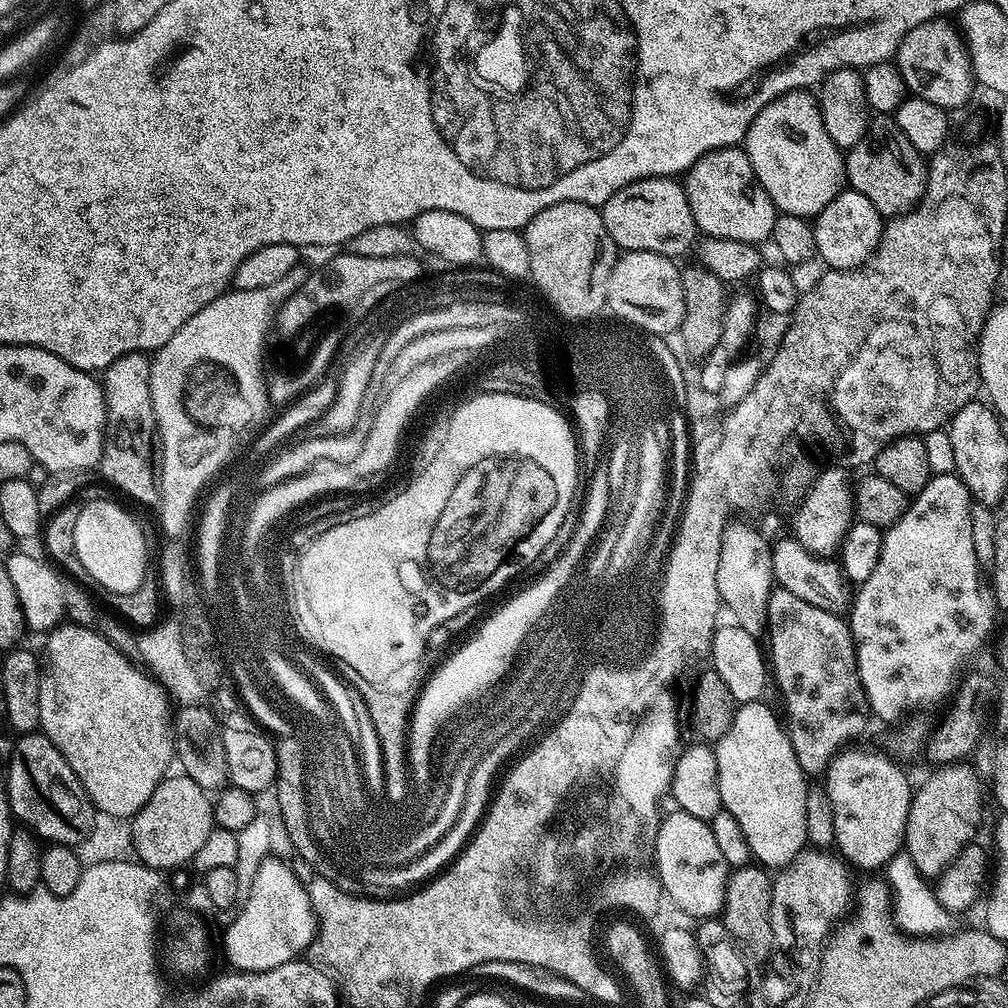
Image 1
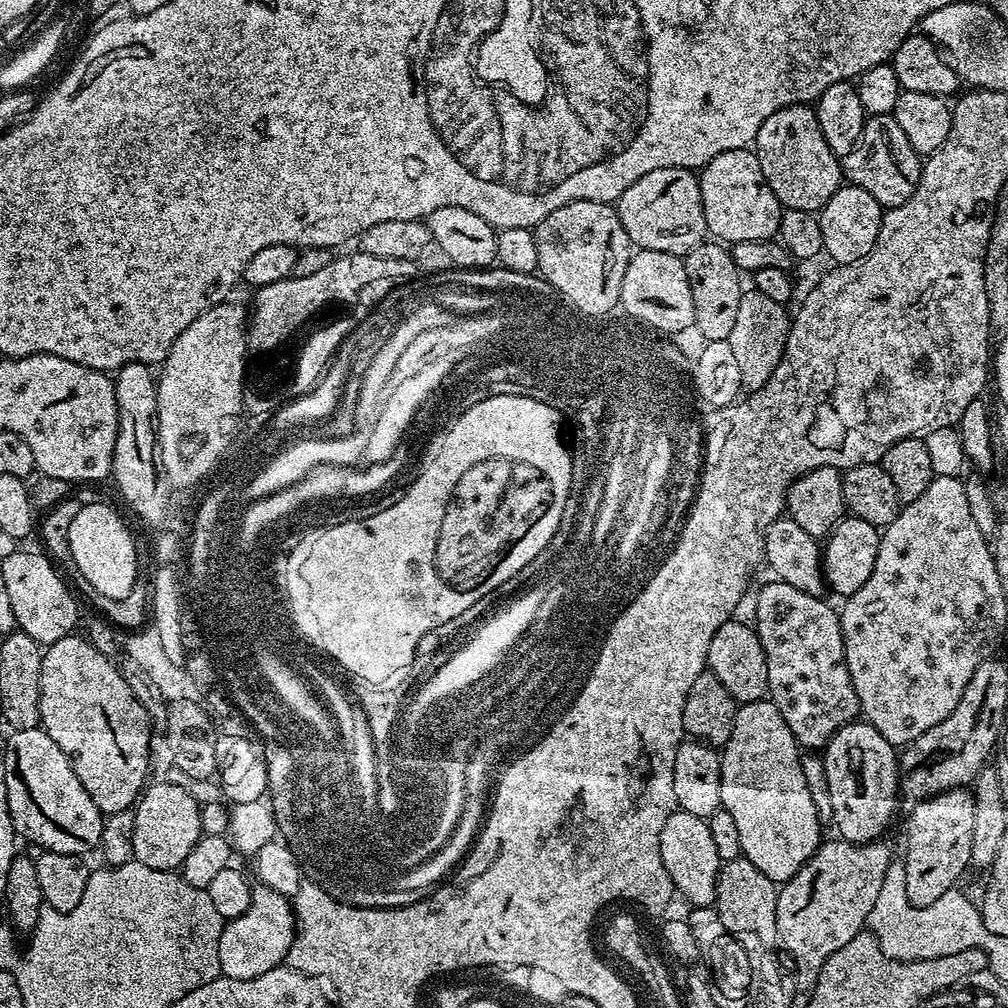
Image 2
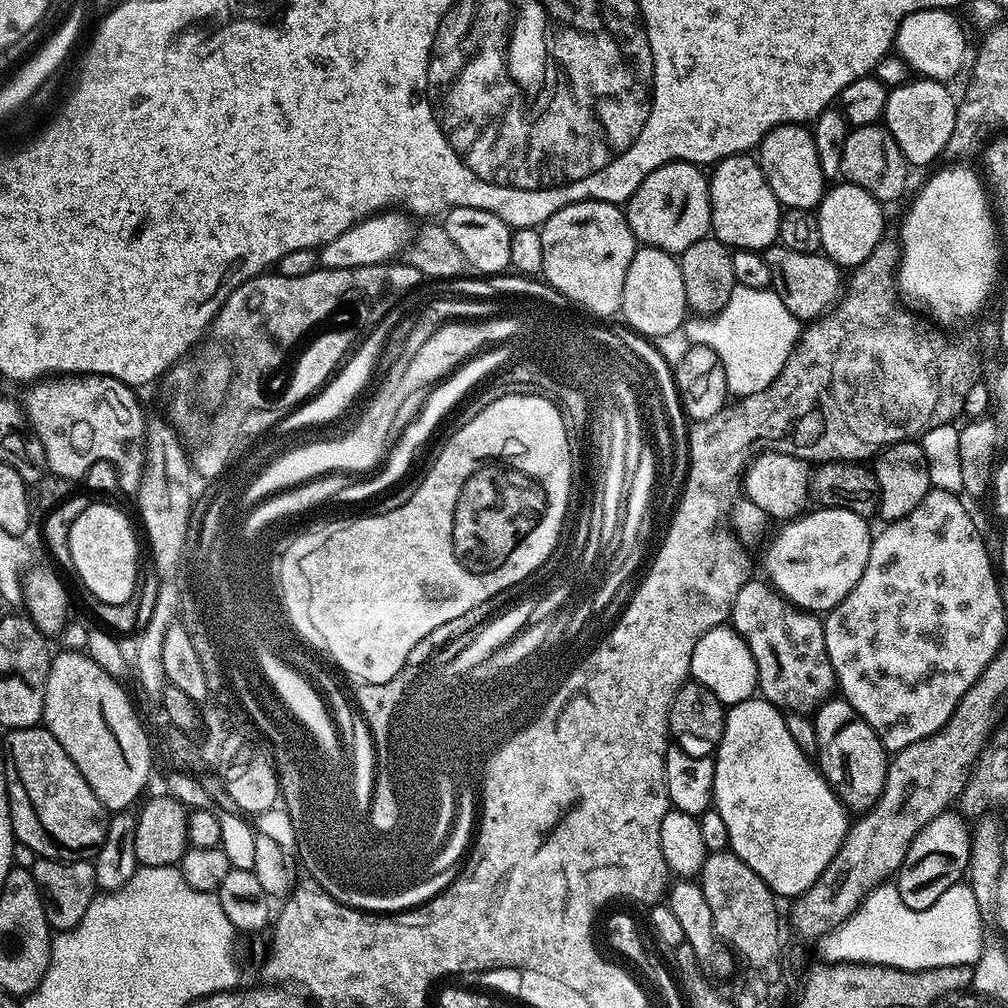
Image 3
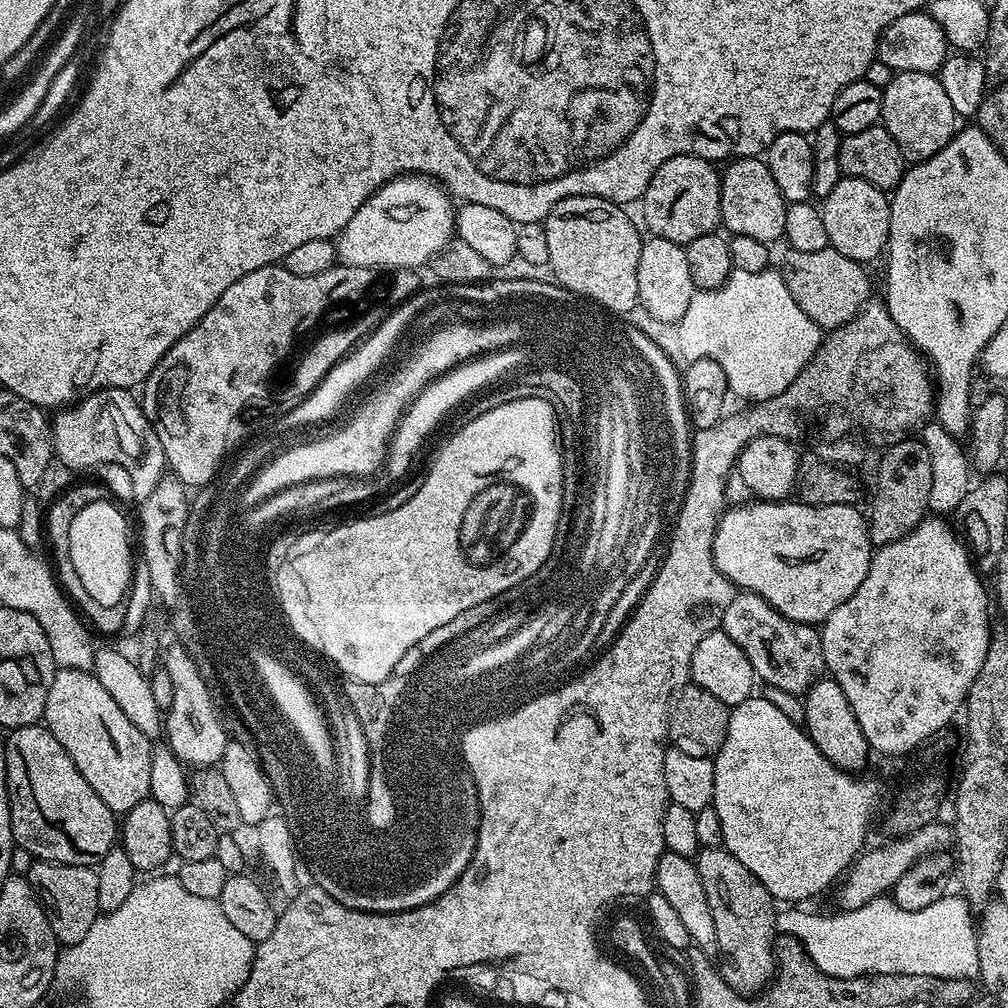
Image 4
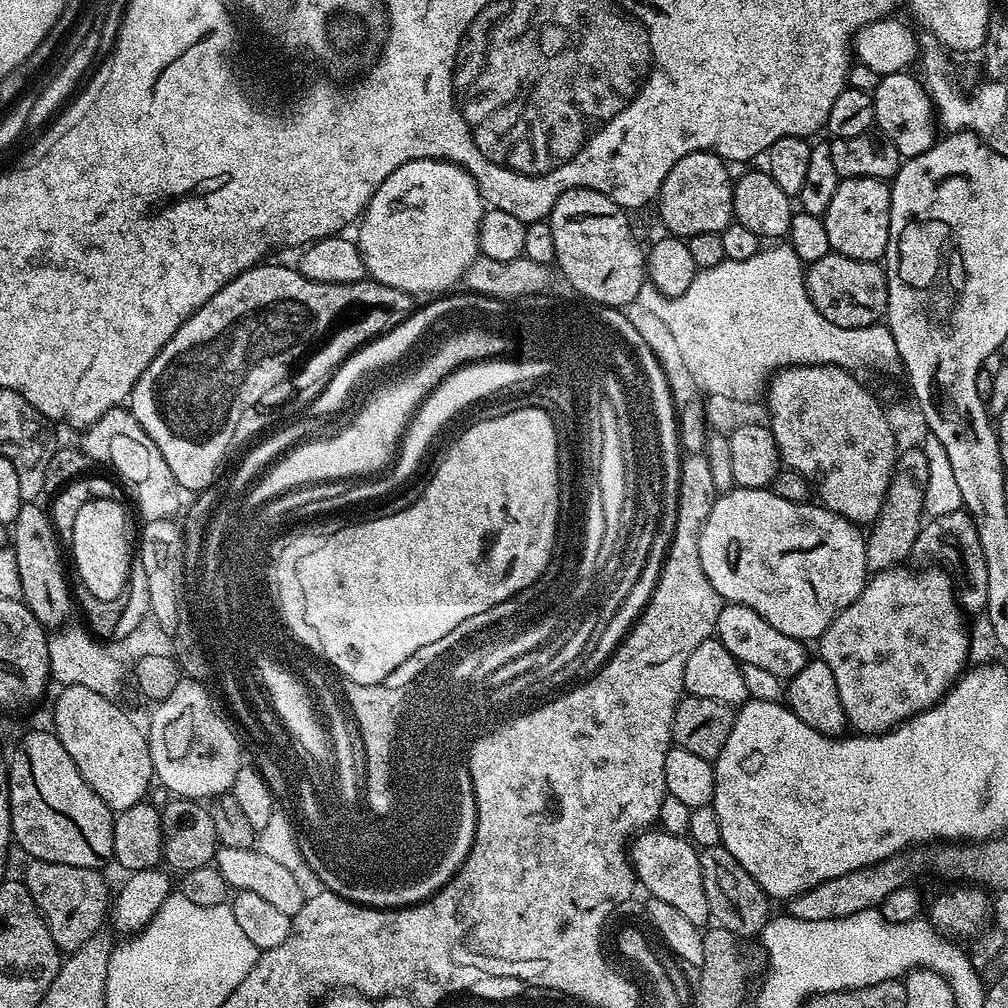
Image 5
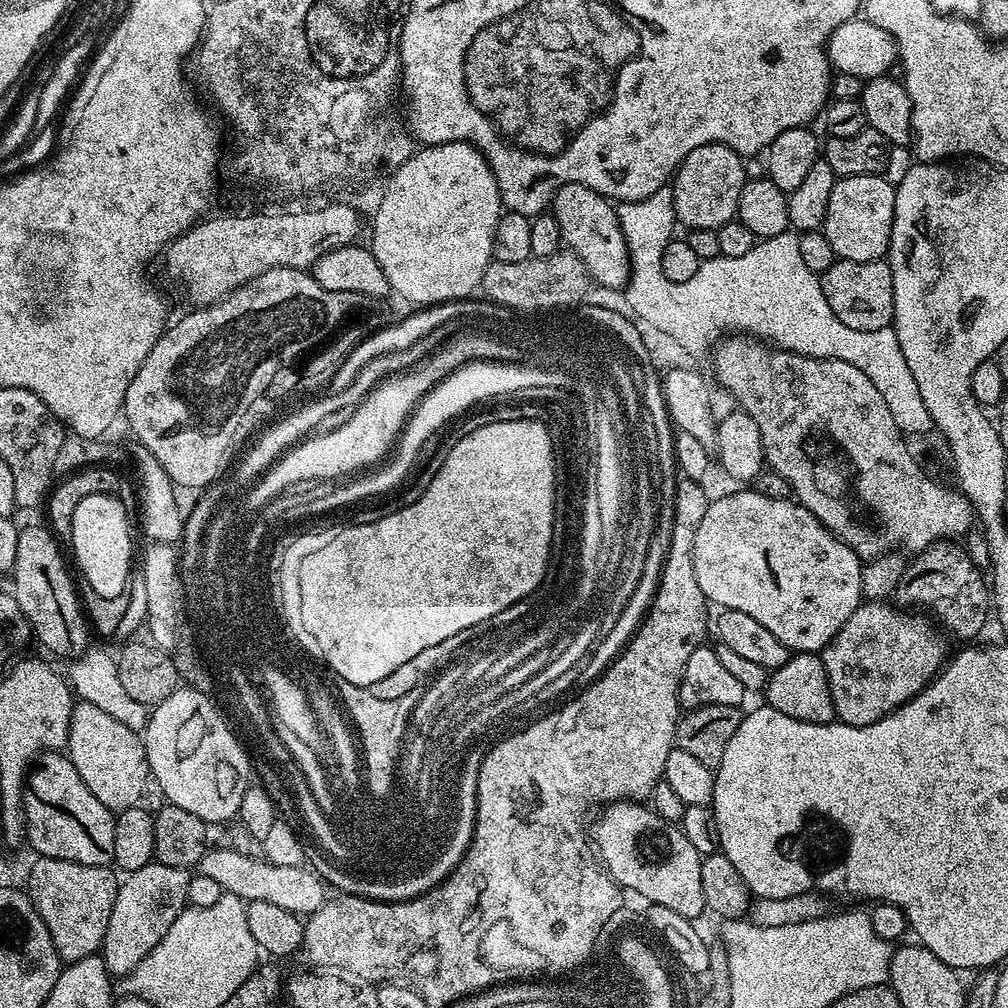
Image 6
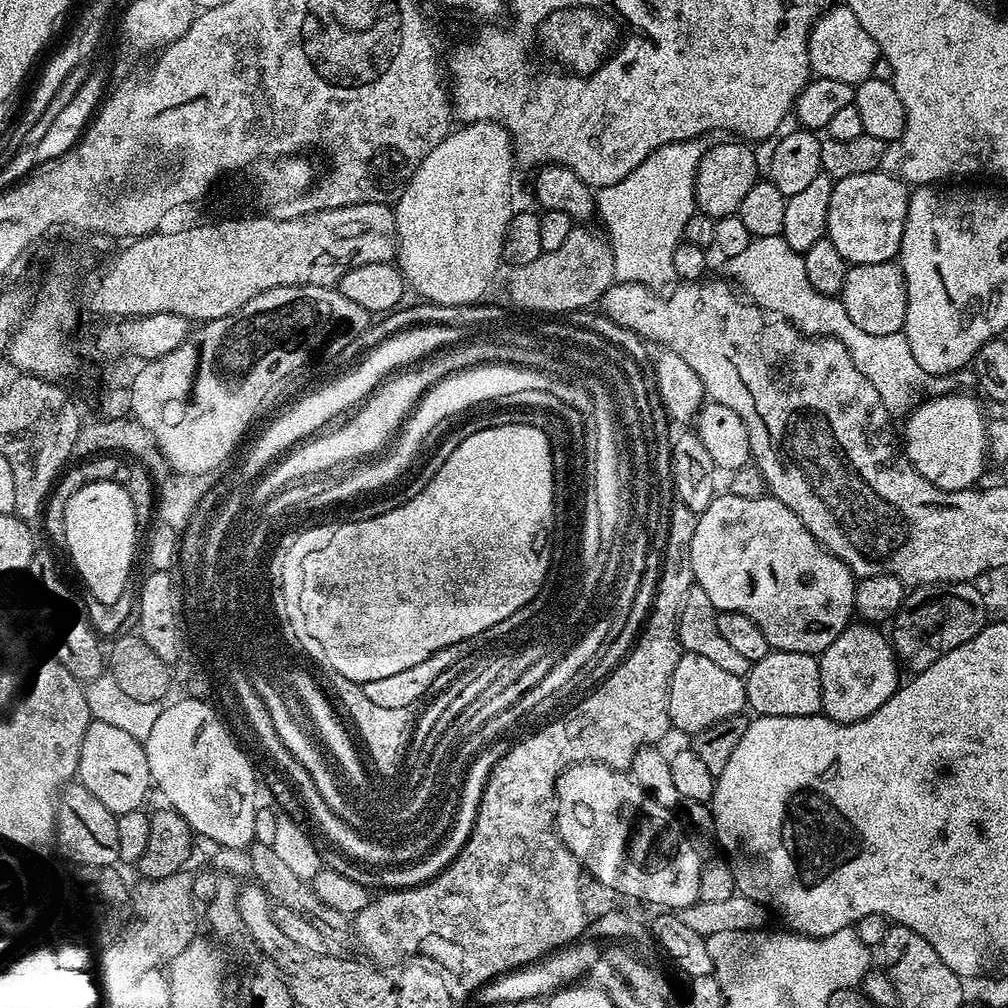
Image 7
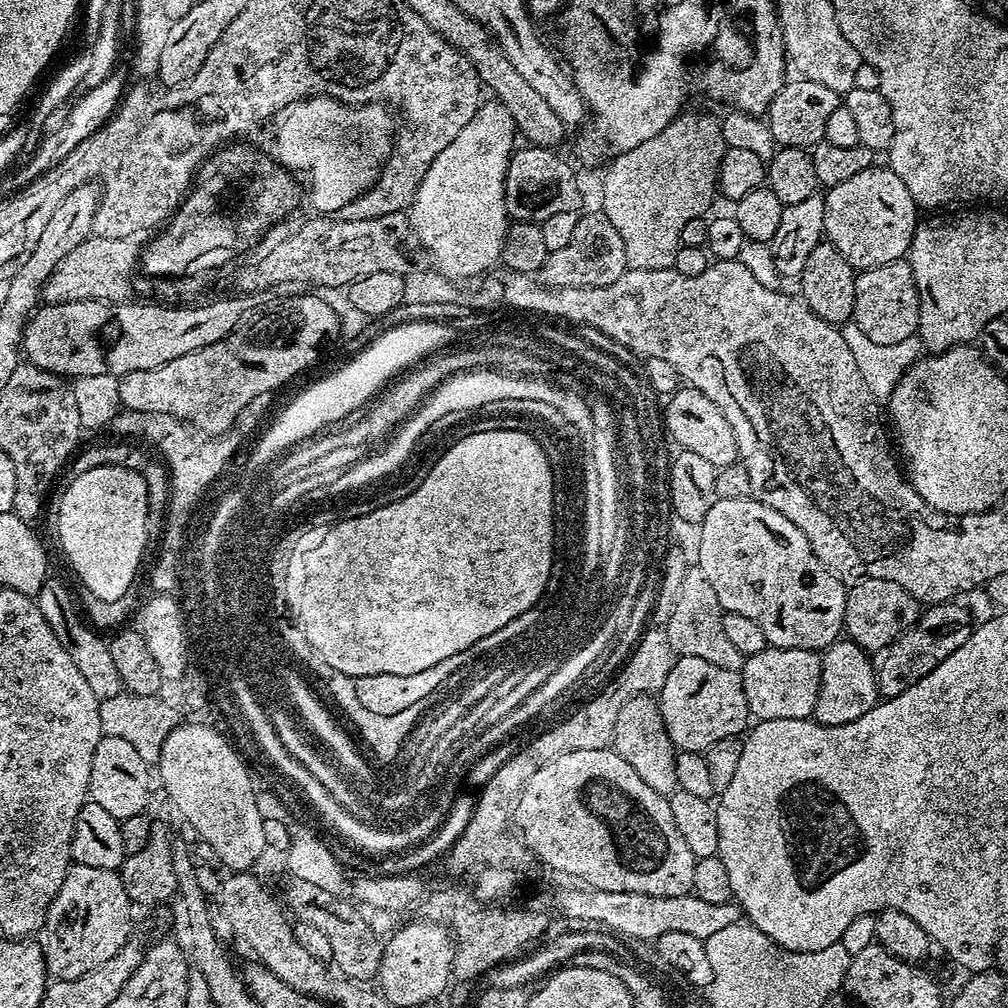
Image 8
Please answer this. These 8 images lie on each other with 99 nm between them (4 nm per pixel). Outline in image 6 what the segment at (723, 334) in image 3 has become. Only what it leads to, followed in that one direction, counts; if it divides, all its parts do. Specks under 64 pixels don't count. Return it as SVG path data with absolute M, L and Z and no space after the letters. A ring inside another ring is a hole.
M791 231L783 232L780 235L765 237L759 241L755 248L750 250L749 253L744 254L741 258L724 258L716 257L710 260L703 260L700 263L699 273L694 274L694 278L688 283L674 283L670 282L668 278L665 280L644 280L644 284L648 284L648 288L644 288L644 284L640 284L640 292L632 292L632 296L636 296L636 304L630 304L634 309L637 318L646 320L649 324L659 328L659 330L667 333L676 343L680 344L685 353L689 355L700 354L708 346L710 336L715 330L730 330L729 332L747 332L749 335L758 337L763 341L772 343L775 347L783 351L796 352L800 356L814 357L816 359L829 359L836 360L836 352L832 352L832 348L828 348L828 340L832 340L832 332L824 332L824 328L820 328L820 334L816 334L816 324L812 324L812 320L816 320L816 316L835 316L834 312L830 309L829 304L826 302L825 294L821 289L819 275L812 272L806 262L802 259L802 254L799 254L798 242L799 237Z

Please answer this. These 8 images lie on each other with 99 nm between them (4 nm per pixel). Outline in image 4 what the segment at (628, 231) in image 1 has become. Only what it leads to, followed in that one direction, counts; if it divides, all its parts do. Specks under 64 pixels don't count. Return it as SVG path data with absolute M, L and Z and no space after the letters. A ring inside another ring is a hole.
M675 156L650 178L644 187L644 194L638 201L640 212L644 215L643 227L651 235L670 238L670 242L687 246L694 238L710 234L721 227L720 222L720 177L717 165L700 156Z

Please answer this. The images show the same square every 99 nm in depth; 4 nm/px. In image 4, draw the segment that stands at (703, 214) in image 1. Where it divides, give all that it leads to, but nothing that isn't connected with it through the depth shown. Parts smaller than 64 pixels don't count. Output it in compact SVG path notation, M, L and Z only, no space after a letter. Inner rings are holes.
M741 156L739 158L733 159L731 163L727 165L728 169L723 169L722 175L720 177L720 222L721 225L726 229L729 228L729 233L732 236L745 236L746 238L758 238L758 242L762 242L766 245L771 245L772 240L779 241L784 234L784 227L786 226L786 210L788 209L788 204L786 203L784 196L778 190L778 182L774 182L774 174L770 174L767 163L763 159L754 156Z

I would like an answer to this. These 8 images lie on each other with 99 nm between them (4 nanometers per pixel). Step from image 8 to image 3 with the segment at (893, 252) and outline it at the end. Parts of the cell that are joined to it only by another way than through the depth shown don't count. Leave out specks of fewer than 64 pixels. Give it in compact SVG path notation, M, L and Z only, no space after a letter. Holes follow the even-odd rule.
M836 182L827 189L821 198L816 217L818 230L822 230L822 252L841 269L851 270L858 267L885 239L884 212L881 201L874 199L862 186L847 182Z

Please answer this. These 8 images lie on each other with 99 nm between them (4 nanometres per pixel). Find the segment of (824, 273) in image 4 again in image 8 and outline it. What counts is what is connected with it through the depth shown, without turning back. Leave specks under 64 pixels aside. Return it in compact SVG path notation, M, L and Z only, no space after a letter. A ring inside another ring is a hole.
M907 259L857 271L851 323L856 324L871 341L883 346L906 342L917 335L920 327L920 295L914 282L914 270Z

